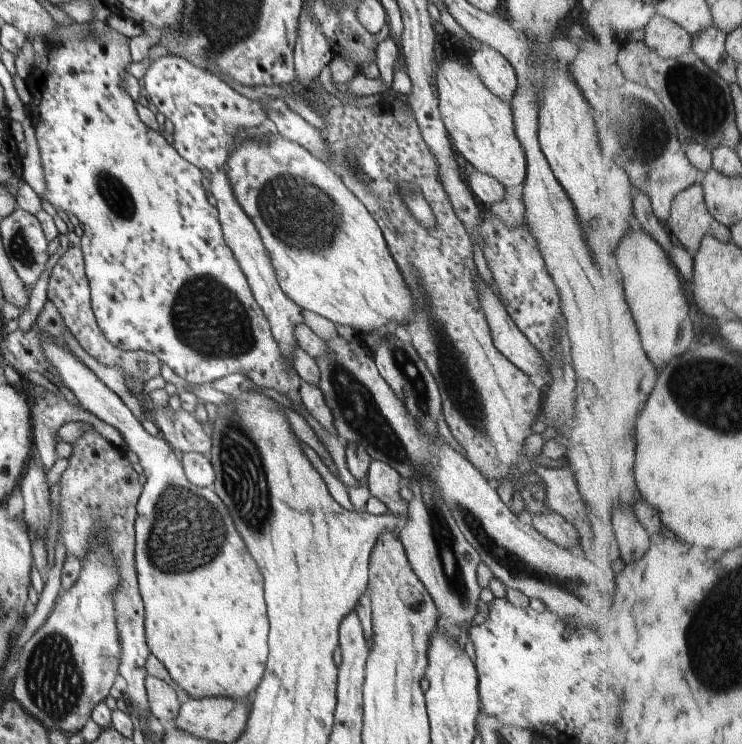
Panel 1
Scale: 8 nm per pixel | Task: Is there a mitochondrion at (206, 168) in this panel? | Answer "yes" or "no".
no

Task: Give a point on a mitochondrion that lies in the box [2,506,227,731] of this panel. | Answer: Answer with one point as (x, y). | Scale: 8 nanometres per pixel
(53, 680)

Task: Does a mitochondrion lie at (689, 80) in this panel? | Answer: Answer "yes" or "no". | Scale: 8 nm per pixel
yes

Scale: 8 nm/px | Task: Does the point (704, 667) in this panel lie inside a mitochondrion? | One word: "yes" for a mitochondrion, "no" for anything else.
yes

